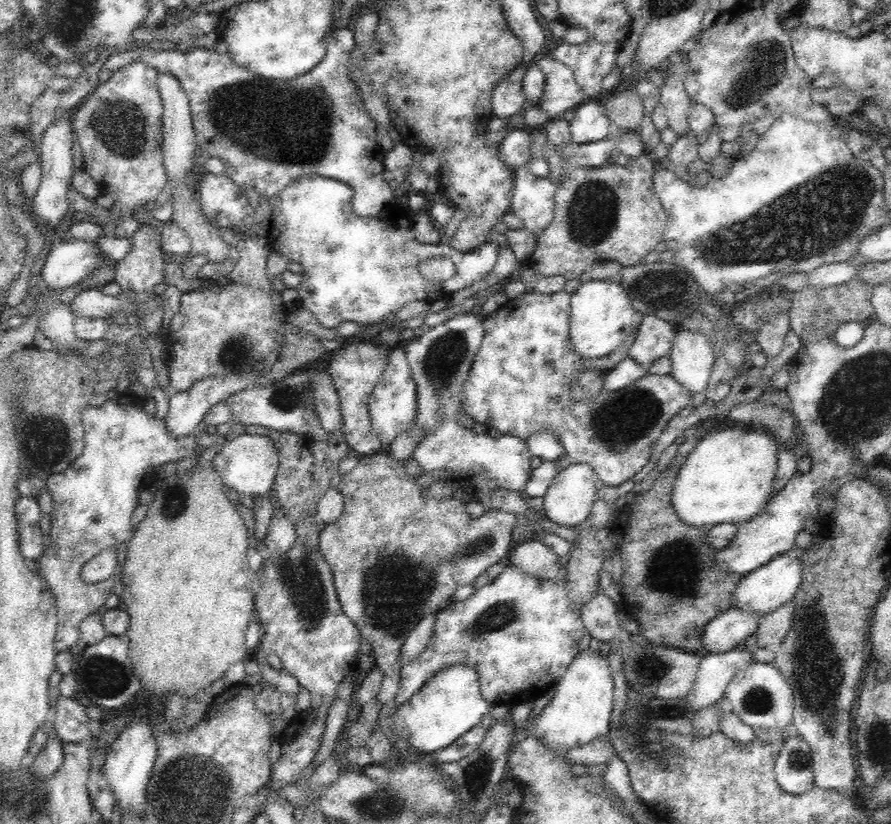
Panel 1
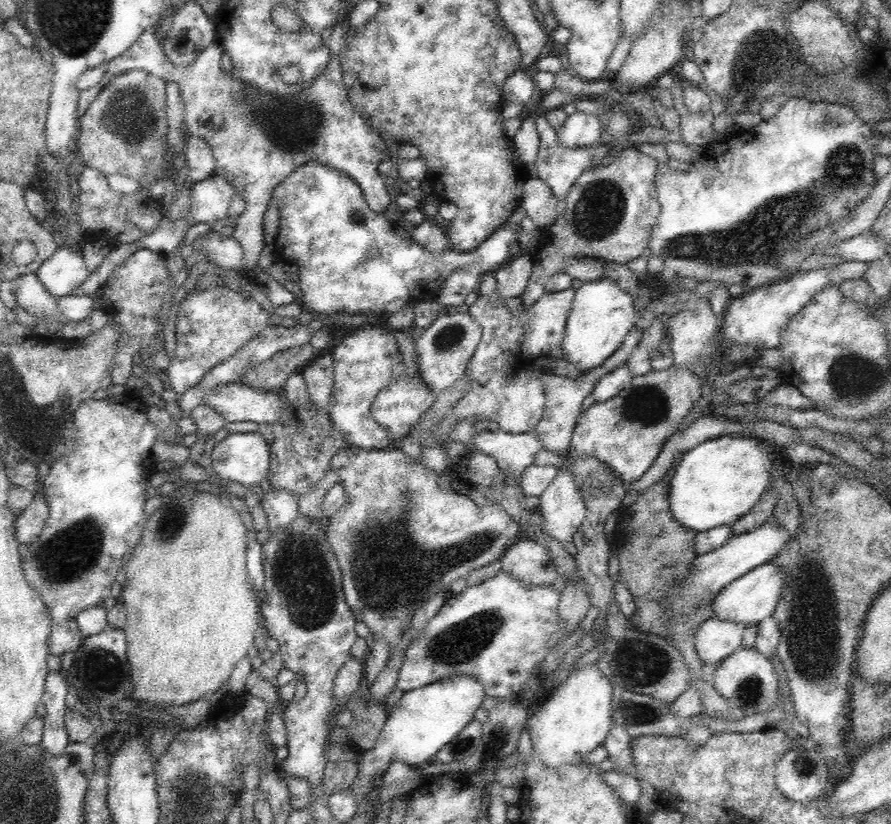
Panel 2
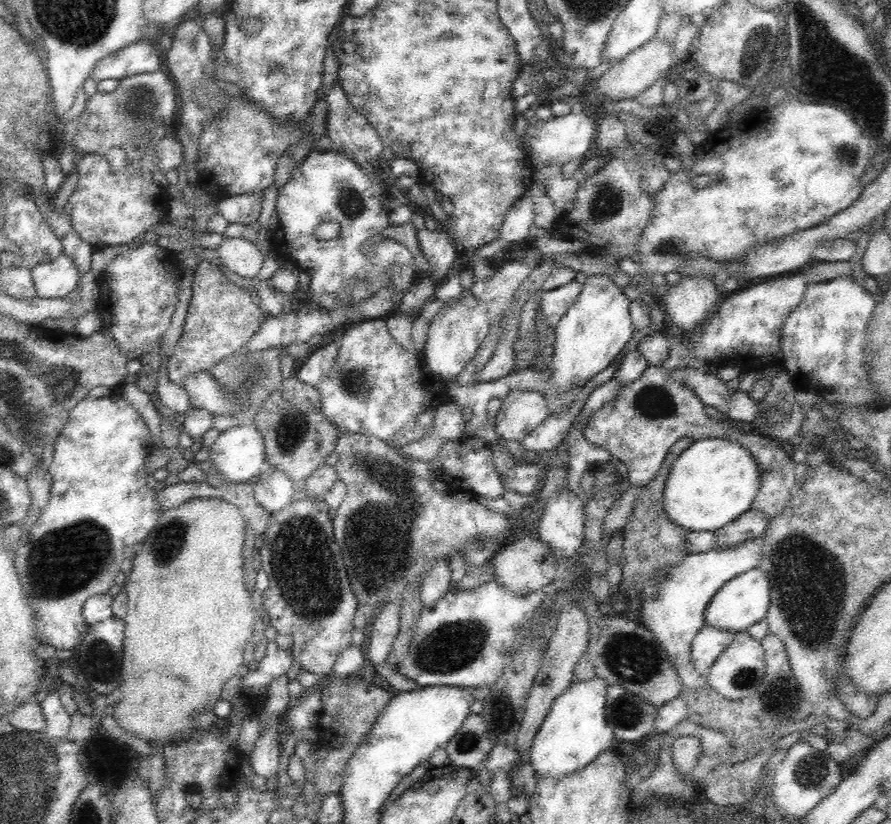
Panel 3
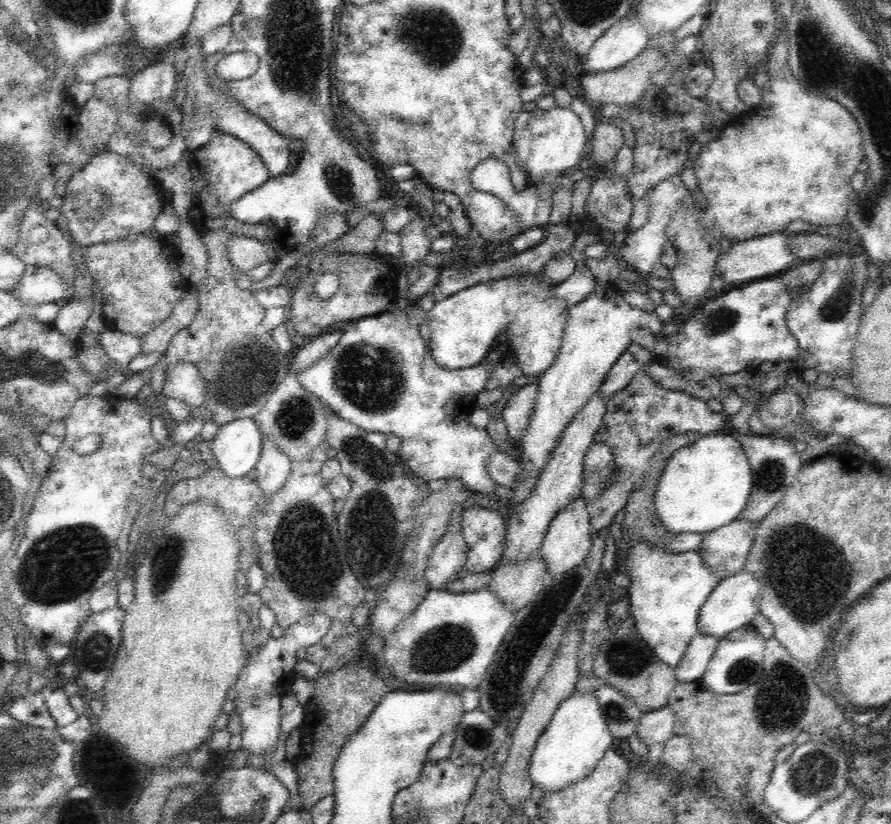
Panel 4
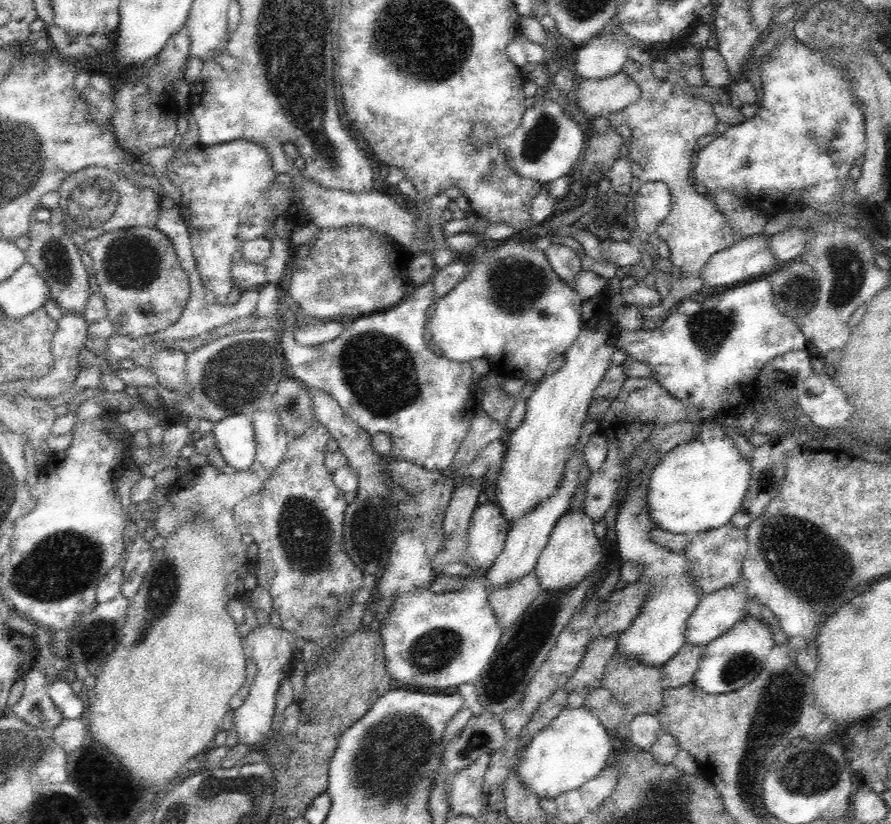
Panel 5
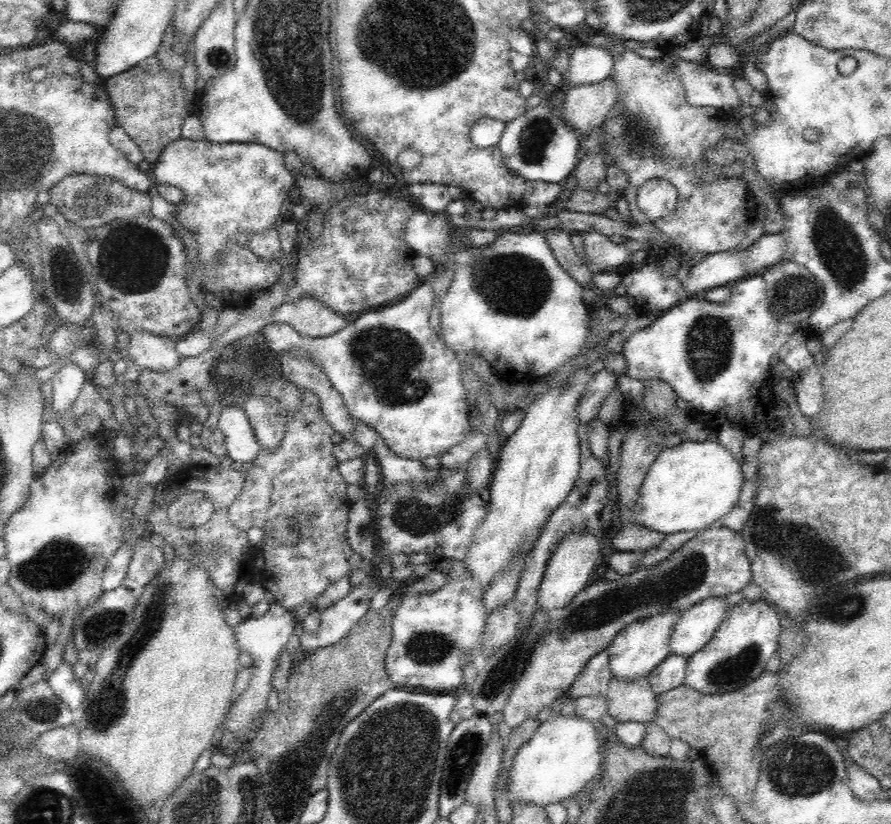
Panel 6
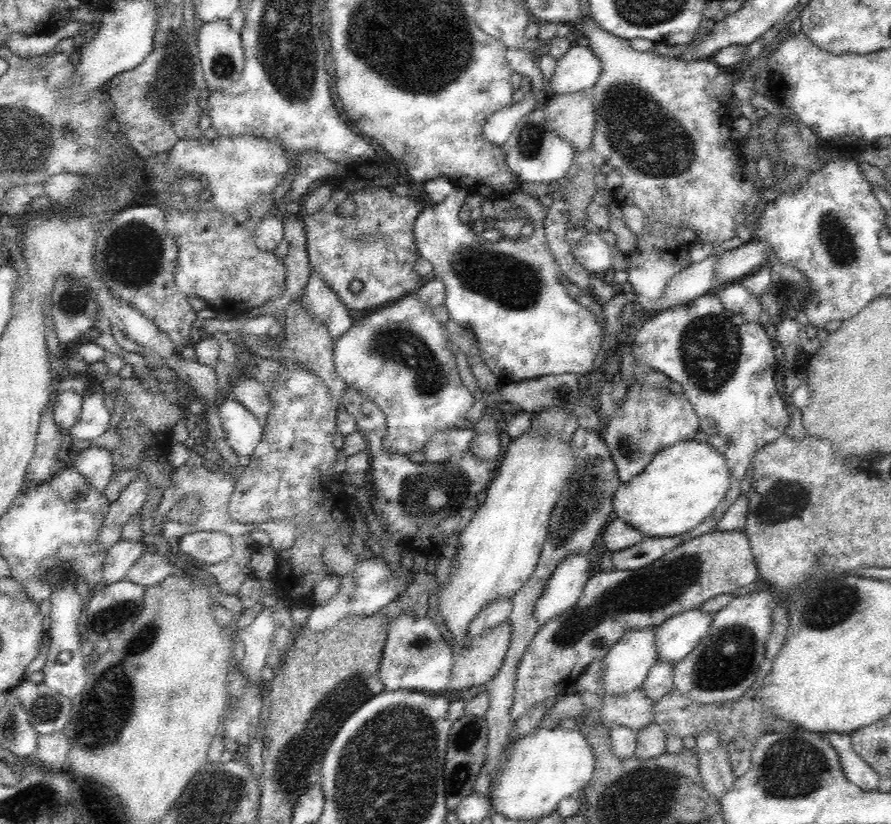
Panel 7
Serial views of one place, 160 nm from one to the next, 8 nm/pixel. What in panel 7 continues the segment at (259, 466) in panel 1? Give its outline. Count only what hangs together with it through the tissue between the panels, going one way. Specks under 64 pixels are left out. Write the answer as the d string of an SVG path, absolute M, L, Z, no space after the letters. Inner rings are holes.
M230 397L220 402L218 412L232 451L250 457L262 438L262 421L239 400Z

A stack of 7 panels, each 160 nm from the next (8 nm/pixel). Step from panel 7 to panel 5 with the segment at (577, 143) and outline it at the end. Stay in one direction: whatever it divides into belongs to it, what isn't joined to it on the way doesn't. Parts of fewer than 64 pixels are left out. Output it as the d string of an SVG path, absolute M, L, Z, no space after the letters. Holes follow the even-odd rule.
M624 71L617 72L614 76L602 80L585 79L578 84L577 92L572 93L569 99L570 105L578 106L586 118L596 116L608 116L623 110L629 104L634 104L640 96L640 87Z

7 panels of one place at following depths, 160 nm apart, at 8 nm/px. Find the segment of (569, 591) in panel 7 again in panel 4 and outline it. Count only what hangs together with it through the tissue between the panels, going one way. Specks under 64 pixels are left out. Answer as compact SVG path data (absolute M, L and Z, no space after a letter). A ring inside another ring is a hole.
M580 496L567 504L551 520L540 550L537 552L548 567L549 576L565 573L579 567L587 559L591 549L592 536L590 517L586 501Z

